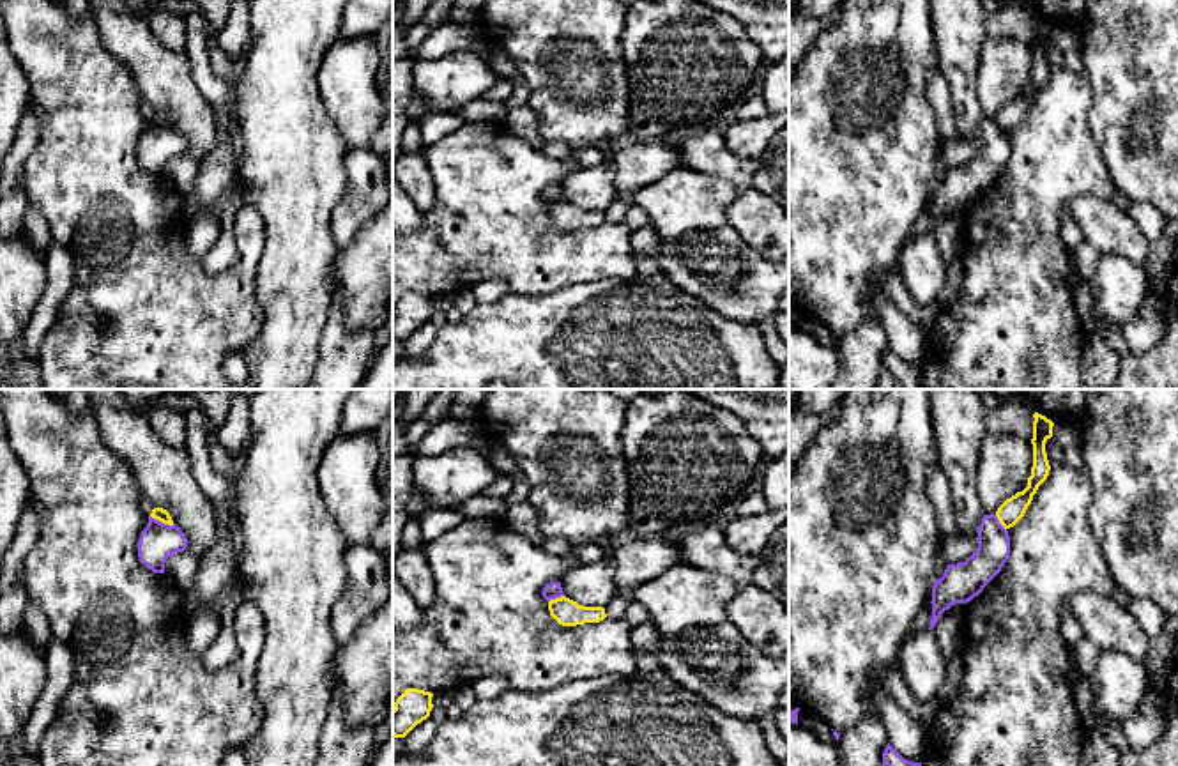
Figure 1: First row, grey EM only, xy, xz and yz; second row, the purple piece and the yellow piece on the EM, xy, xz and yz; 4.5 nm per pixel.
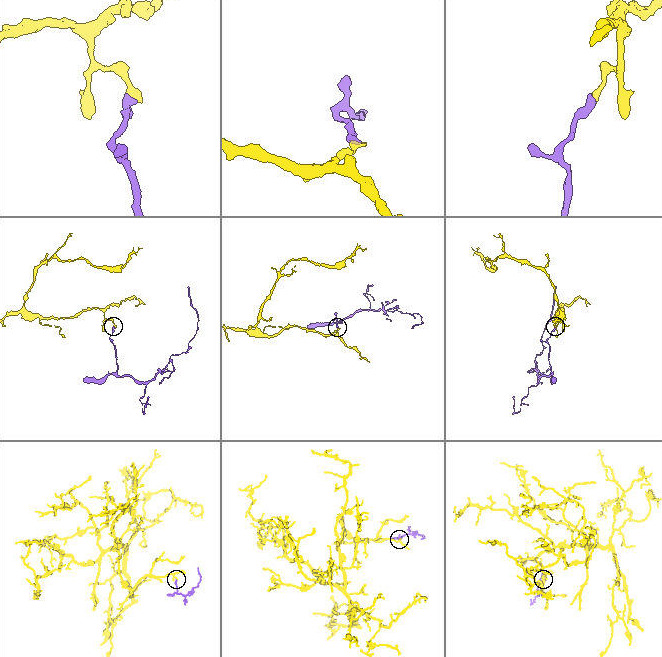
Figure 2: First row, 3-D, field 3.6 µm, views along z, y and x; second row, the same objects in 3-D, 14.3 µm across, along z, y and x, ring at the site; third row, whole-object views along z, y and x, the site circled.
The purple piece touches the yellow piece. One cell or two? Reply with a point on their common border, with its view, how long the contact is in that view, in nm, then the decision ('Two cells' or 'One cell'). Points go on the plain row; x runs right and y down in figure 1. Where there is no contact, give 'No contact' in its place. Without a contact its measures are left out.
Touches purple at xy (161, 126). Shared border 130 nm. Two cells

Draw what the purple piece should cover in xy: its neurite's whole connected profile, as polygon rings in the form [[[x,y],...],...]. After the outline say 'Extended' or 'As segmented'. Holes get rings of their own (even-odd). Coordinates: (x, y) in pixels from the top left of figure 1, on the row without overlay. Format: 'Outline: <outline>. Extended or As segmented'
Outline: [[[149,119],[149,127],[138,143],[138,161],[154,177],[164,177],[166,163],[175,156],[184,156],[187,142],[173,127],[163,127]]]. As segmented

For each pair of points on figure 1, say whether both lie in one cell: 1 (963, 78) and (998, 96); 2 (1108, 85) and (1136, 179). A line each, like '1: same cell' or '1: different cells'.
1: different cells
2: same cell

